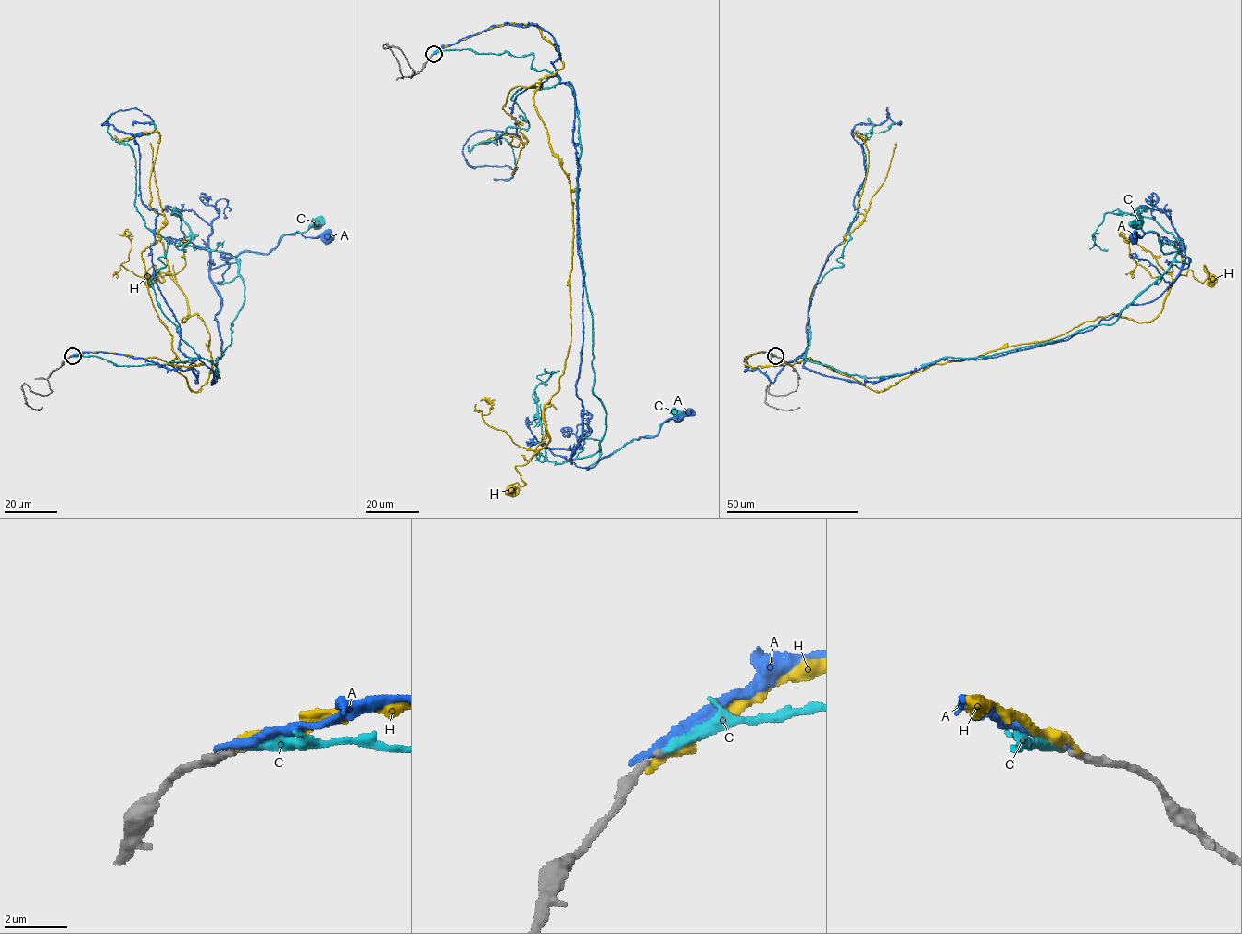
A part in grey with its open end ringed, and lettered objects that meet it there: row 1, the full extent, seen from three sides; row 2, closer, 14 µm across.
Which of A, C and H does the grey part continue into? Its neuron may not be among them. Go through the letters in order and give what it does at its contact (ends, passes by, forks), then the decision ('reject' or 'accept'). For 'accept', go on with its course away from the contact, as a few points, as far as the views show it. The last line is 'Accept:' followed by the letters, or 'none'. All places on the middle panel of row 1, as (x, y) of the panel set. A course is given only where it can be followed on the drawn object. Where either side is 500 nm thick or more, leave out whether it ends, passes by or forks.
A: it ends | reject
C: it ends | accept | via (433, 54), (532, 54), (532, 68), (571, 89), (593, 393), (606, 412), (600, 457), (587, 467), (678, 418)
H: it ends | reject
Accept: C

